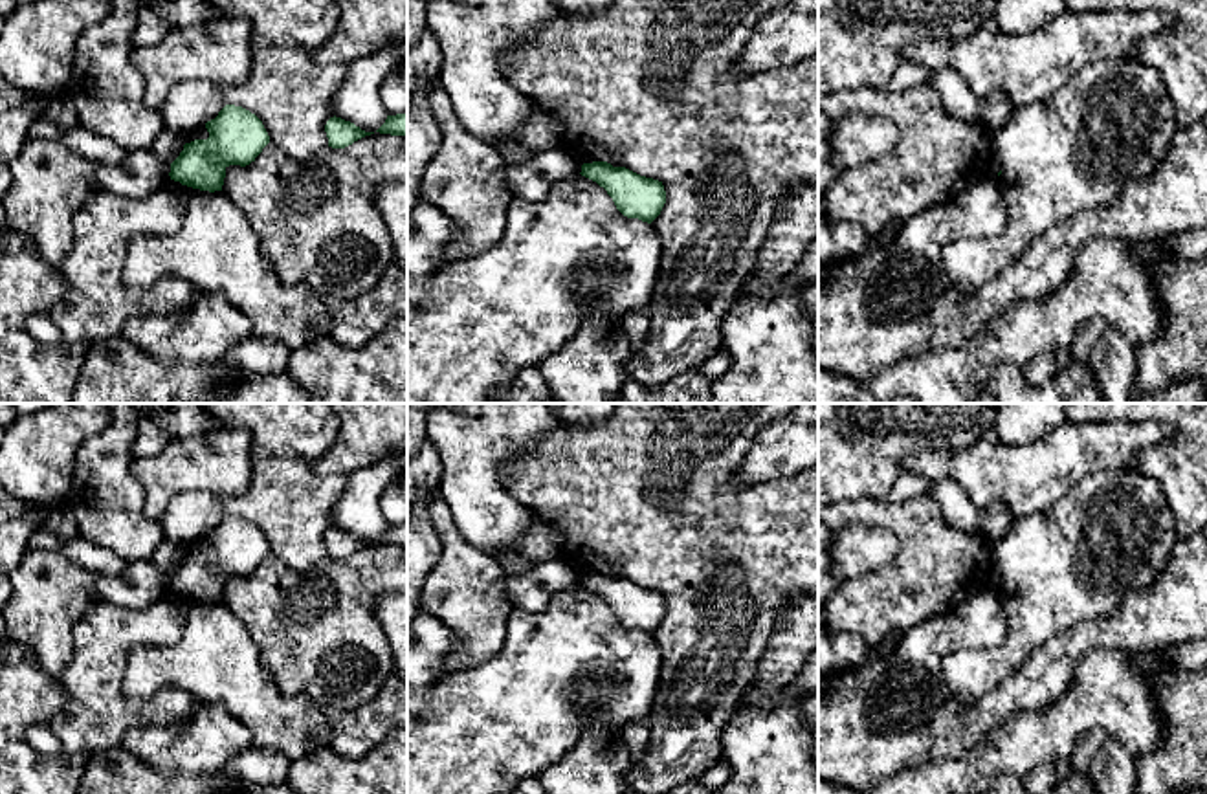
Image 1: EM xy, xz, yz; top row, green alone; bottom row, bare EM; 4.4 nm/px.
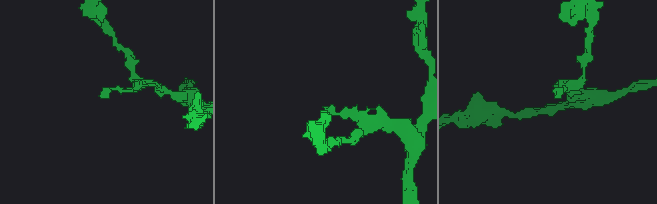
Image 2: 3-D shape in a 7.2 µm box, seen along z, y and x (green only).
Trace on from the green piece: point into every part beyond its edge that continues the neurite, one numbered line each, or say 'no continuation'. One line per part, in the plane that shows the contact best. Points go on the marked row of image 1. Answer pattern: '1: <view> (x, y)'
no continuation

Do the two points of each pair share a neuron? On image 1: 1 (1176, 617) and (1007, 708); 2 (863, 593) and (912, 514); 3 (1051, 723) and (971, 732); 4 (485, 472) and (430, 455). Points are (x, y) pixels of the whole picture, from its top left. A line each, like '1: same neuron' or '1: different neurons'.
1: same neuron
2: same neuron
3: different neurons
4: different neurons

